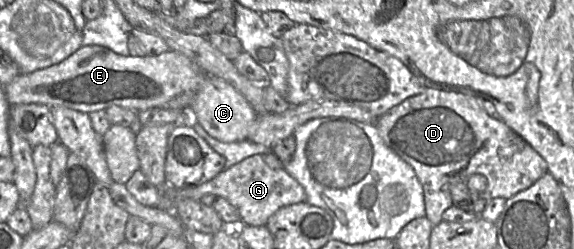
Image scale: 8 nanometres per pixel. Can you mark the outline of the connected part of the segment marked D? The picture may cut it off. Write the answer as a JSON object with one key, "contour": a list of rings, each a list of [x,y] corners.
{"contour":[[[427,88],[380,116],[376,126],[385,145],[414,169],[423,188],[426,217],[433,225],[439,224],[443,212],[453,205],[450,183],[465,183],[469,175],[480,174],[486,178],[486,187],[482,193],[472,194],[473,200],[509,199],[529,188],[547,172],[545,160],[502,120],[490,117],[474,94]]]}

